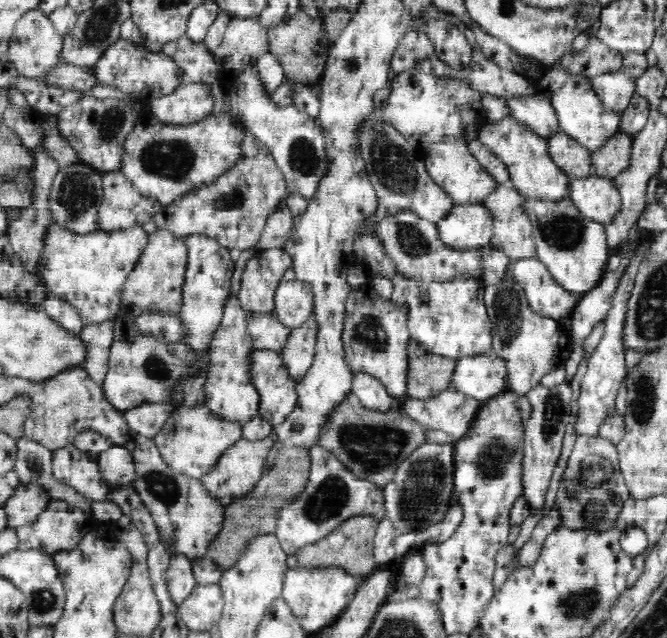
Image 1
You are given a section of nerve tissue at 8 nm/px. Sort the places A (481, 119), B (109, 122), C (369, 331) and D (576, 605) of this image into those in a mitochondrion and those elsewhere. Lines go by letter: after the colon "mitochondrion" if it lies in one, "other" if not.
A: other
B: mitochondrion
C: mitochondrion
D: mitochondrion

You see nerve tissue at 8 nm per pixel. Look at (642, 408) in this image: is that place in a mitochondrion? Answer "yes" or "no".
yes

